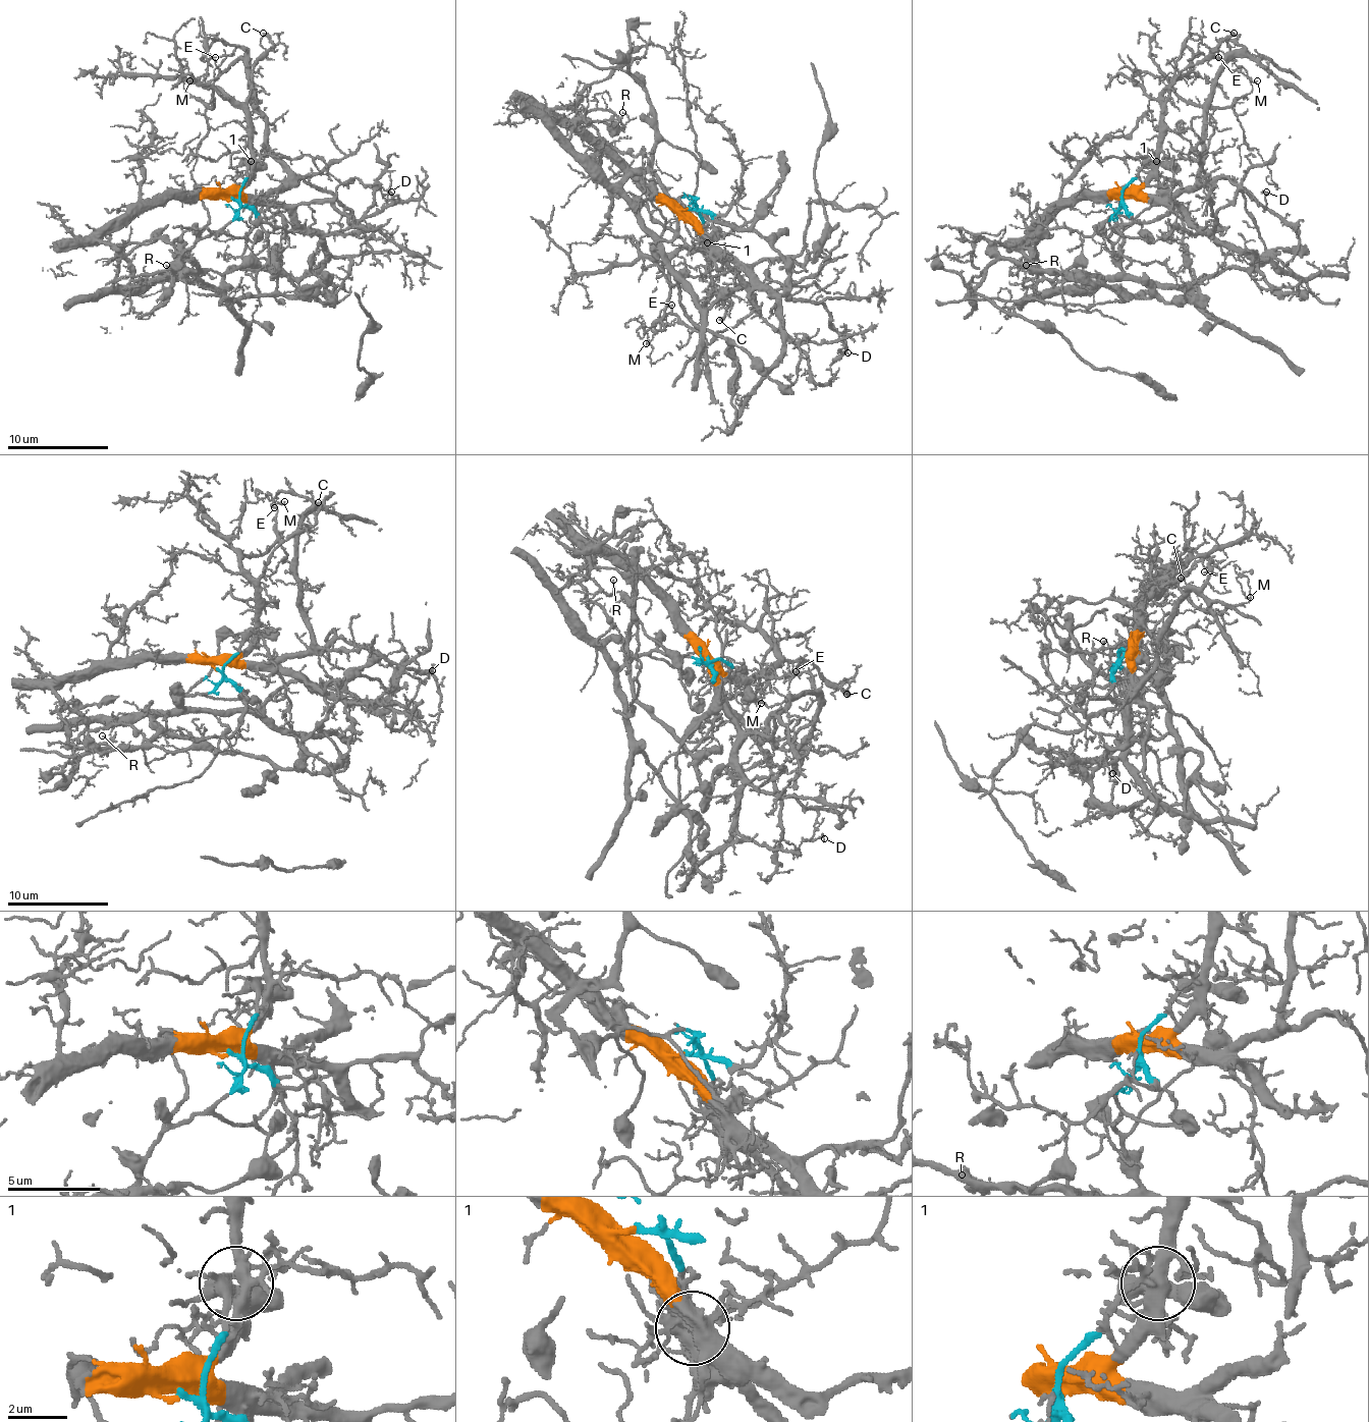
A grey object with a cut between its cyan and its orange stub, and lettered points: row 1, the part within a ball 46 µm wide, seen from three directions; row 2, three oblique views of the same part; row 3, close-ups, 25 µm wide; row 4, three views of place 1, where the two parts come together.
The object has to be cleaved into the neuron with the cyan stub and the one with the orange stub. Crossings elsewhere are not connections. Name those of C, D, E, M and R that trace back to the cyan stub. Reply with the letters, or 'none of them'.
none of them

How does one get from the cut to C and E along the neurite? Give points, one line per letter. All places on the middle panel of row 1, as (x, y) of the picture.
C: (687, 209), (681, 212), (705, 232), (712, 285), (729, 305), (719, 320)
E: (687, 209), (681, 214), (745, 282), (707, 303), (700, 330), (687, 328), (671, 315), (659, 318), (671, 305)

